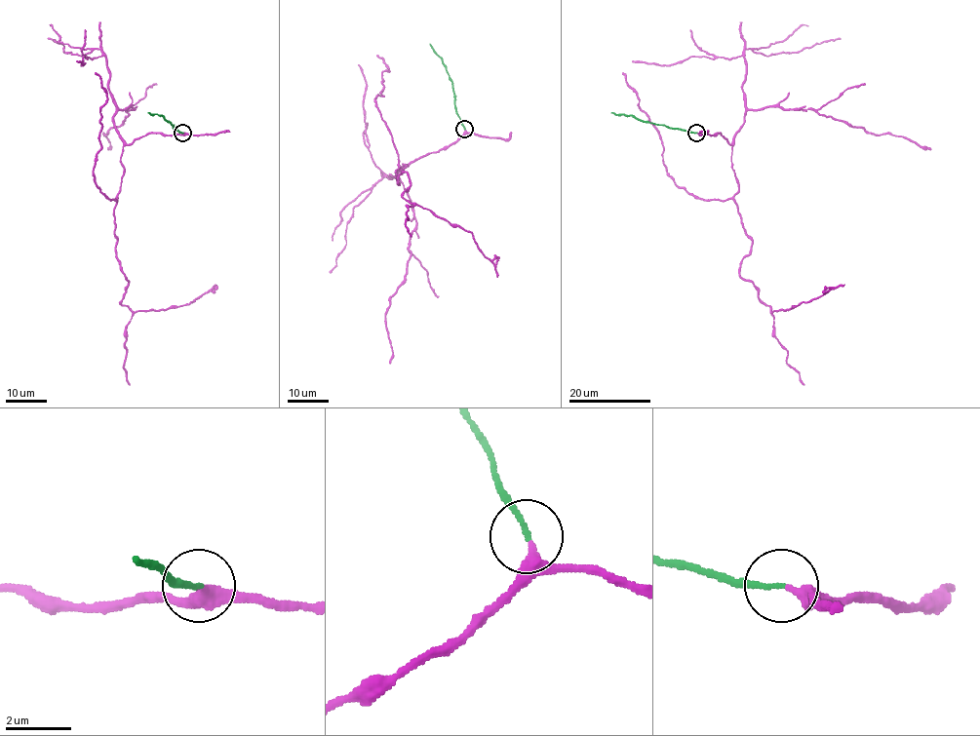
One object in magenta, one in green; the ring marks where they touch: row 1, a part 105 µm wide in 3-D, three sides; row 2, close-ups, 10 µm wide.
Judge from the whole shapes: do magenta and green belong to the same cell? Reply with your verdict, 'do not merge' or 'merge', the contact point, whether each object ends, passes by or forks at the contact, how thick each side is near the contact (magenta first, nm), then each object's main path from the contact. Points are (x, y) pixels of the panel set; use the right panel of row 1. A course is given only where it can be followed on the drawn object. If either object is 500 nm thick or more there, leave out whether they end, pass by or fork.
merge; place (696, 133); magenta passes by; green ends; calibres 280 and 140 nm; course magenta (697, 133), (731, 145), (733, 202), (752, 245), (740, 276), (758, 298), (789, 309), (844, 284); course green (696, 133), (611, 112)

